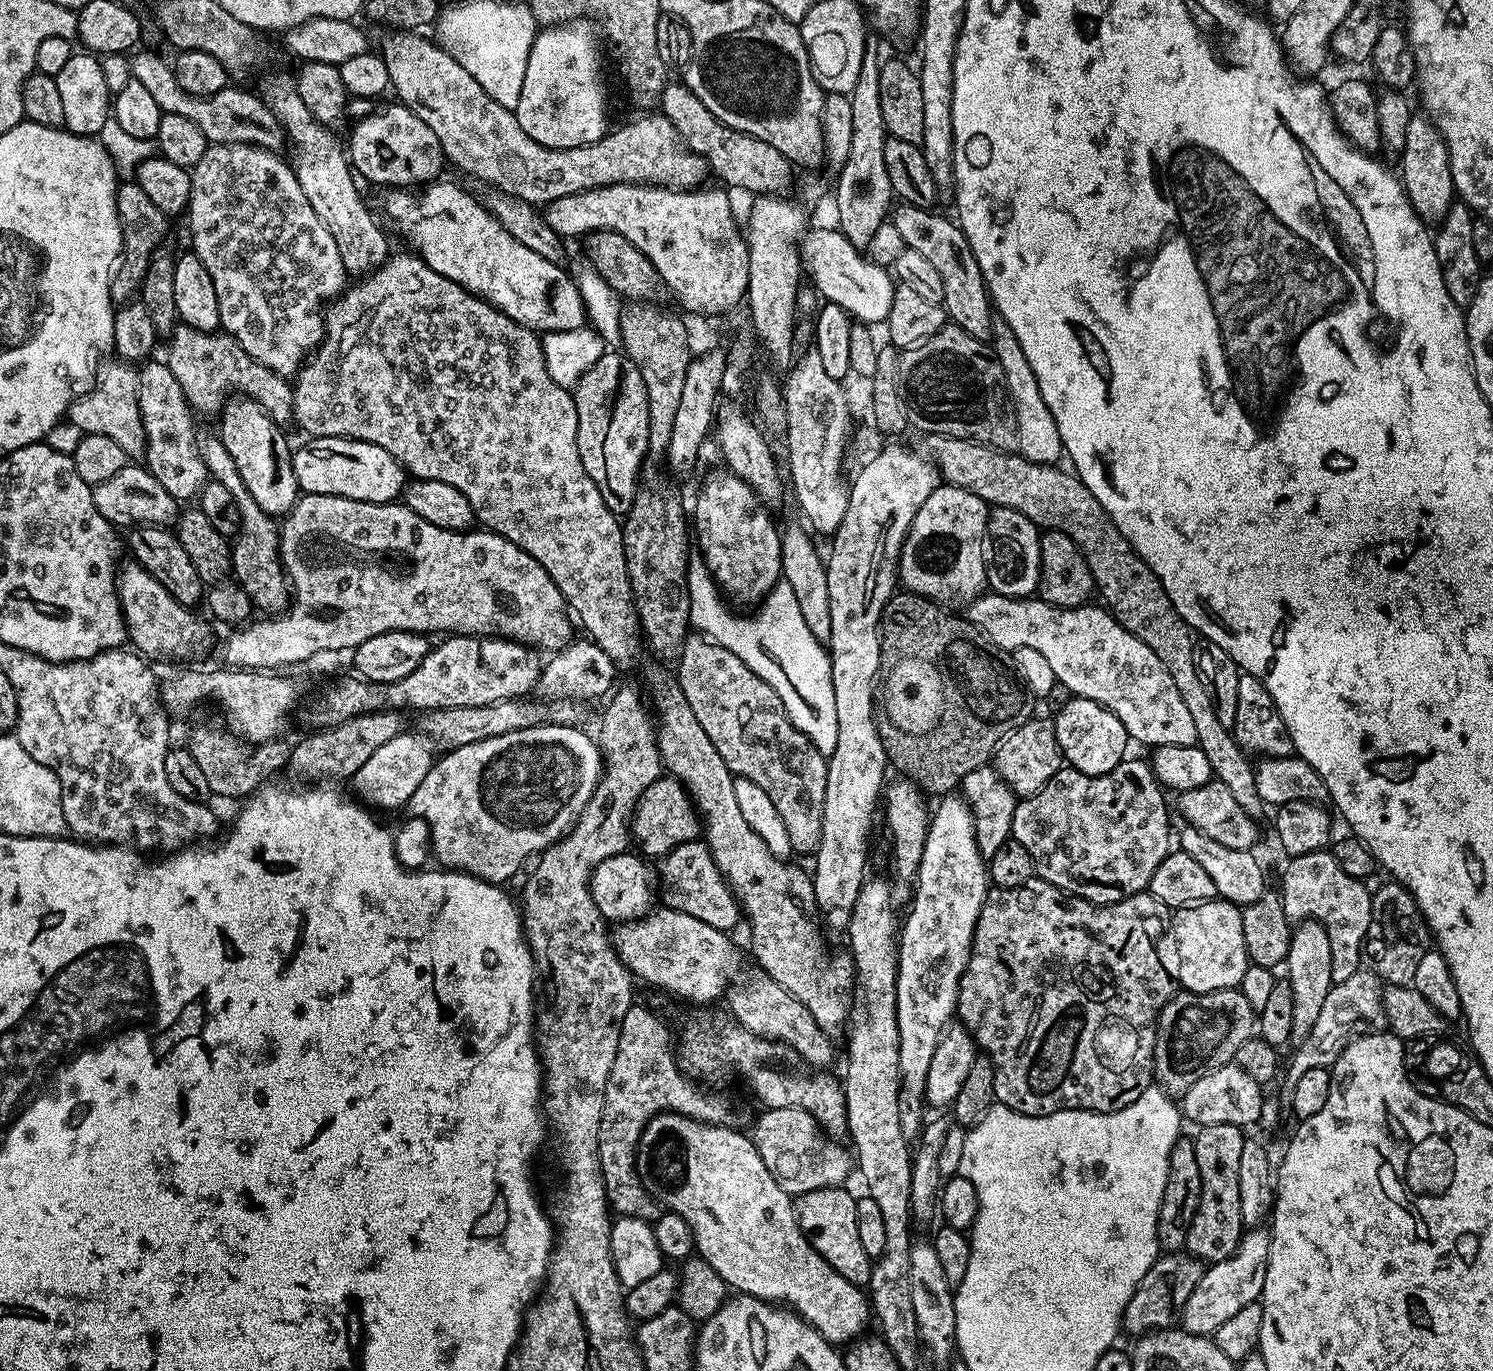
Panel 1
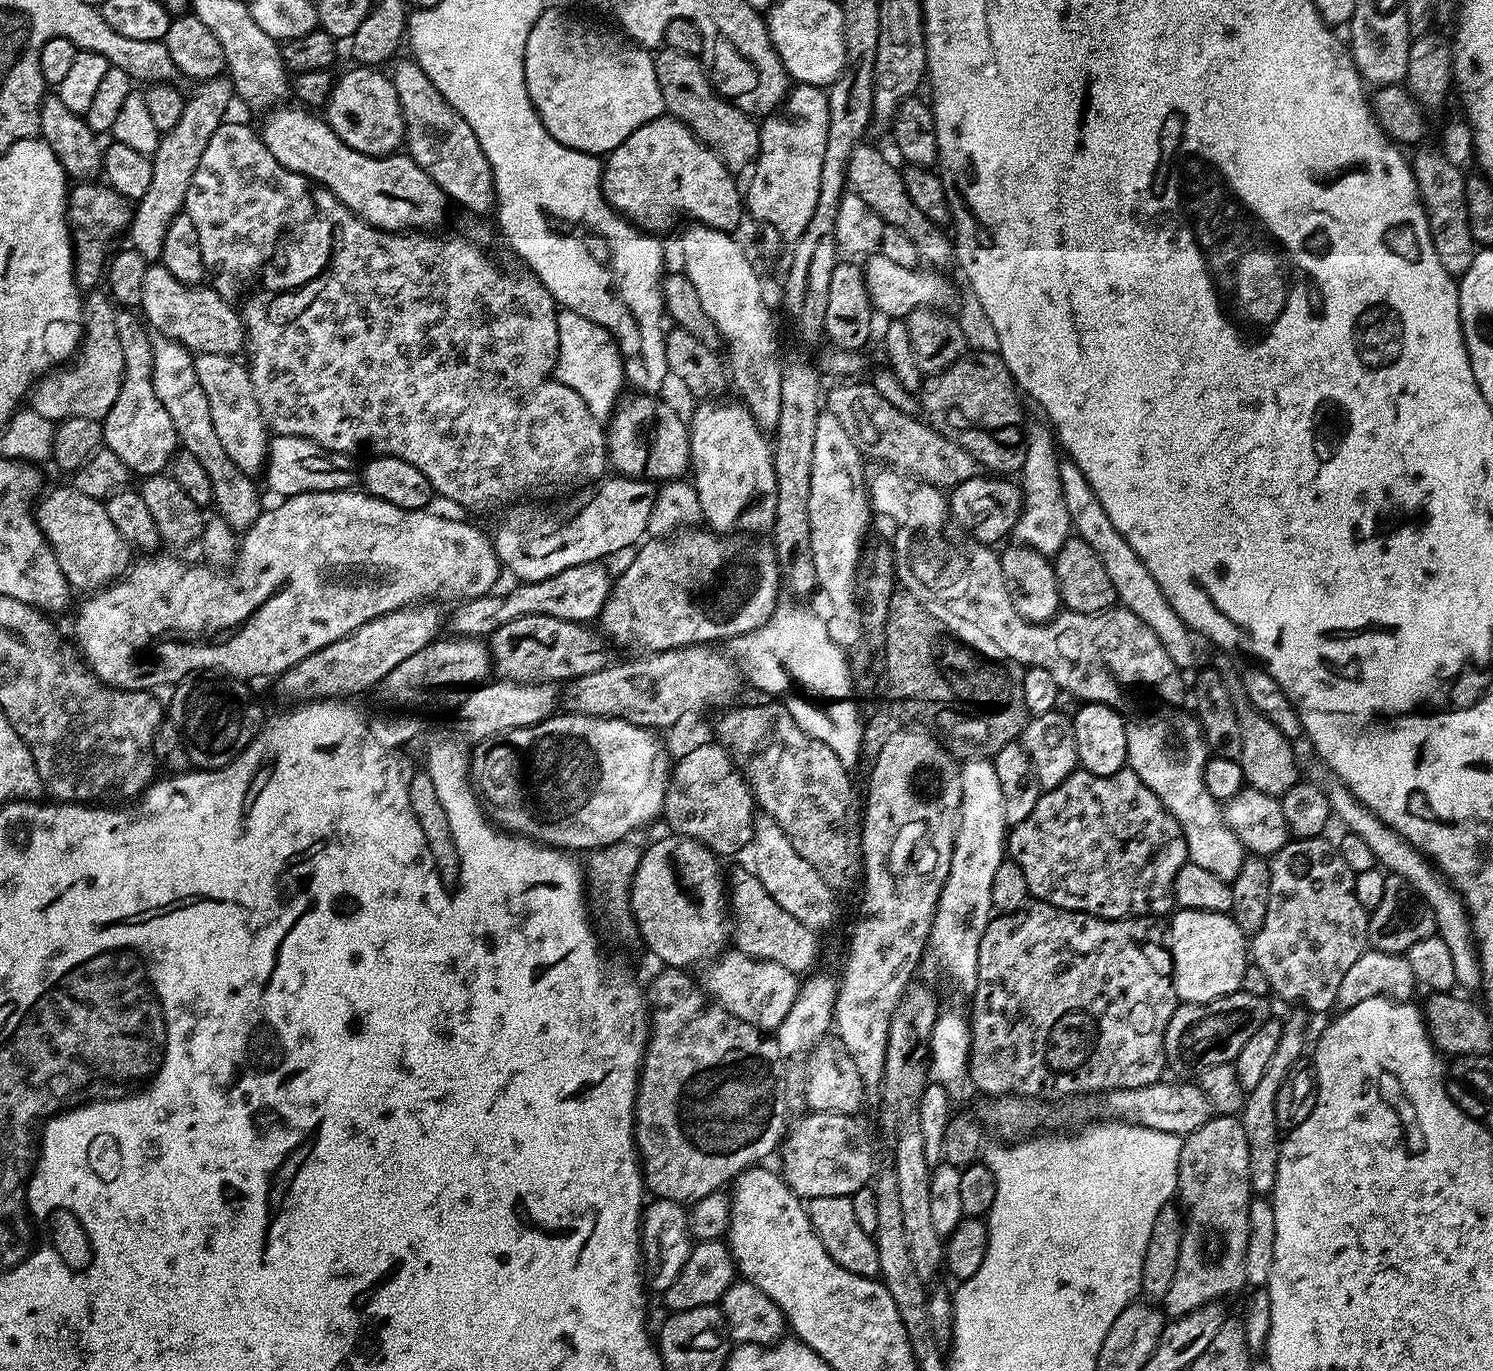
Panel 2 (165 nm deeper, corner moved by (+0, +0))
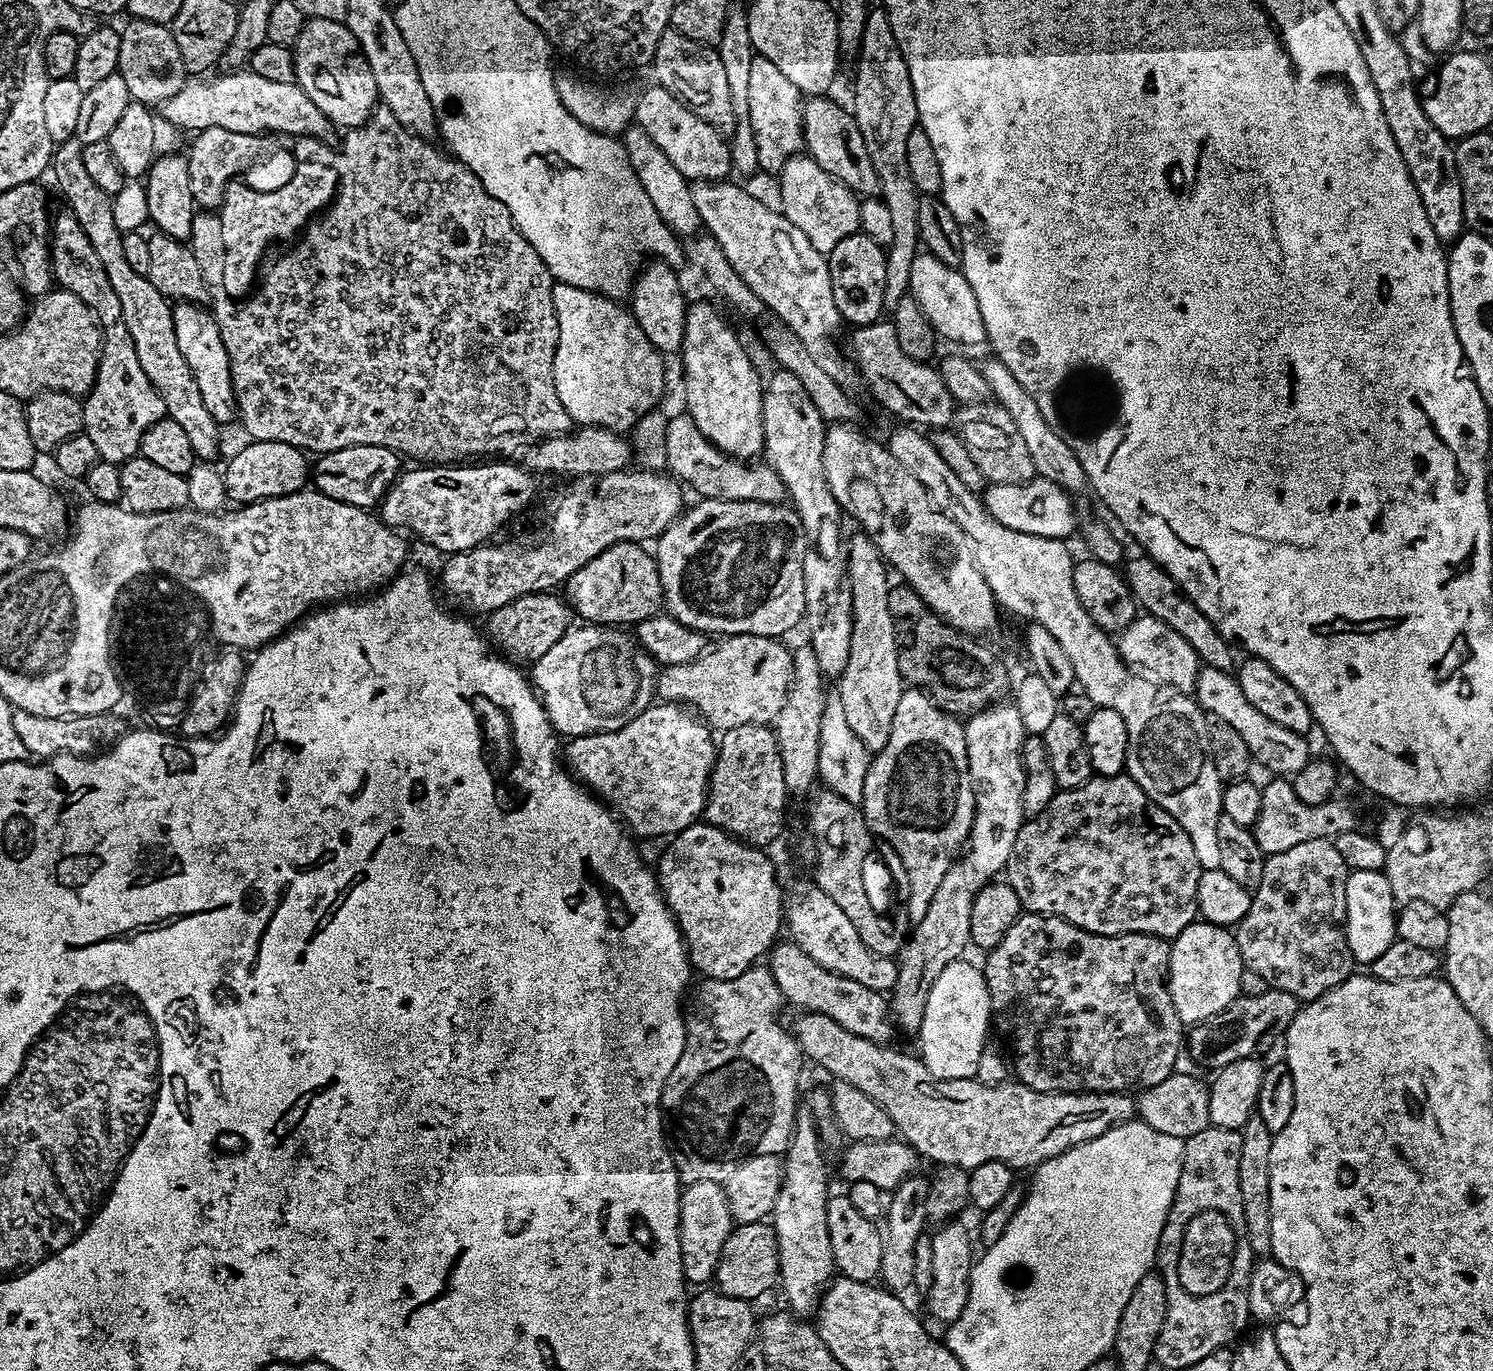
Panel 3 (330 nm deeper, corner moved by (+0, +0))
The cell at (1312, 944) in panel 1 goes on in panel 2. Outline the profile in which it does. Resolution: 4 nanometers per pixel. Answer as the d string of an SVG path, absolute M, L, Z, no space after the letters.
M1304 1010L1292 1012L1282 1024L1278 1038L1278 1050L1274 1050L1274 1058L1270 1058L1270 1066L1266 1066L1258 1086L1247 1089L1244 1097L1242 1123L1246 1130L1246 1142L1250 1146L1250 1186L1257 1197L1267 1197L1274 1190L1274 1182L1278 1174L1278 1158L1282 1133L1276 1126L1274 1104L1278 1102L1278 1090L1282 1090L1282 1082L1286 1082L1289 1072L1301 1063L1300 1055L1304 1052L1304 1039L1308 1036L1309 1013Z

